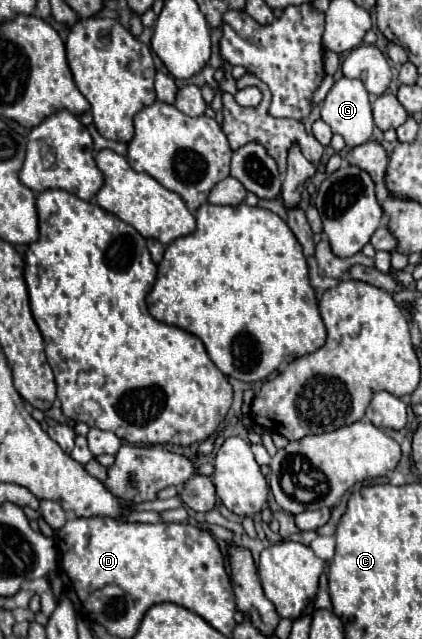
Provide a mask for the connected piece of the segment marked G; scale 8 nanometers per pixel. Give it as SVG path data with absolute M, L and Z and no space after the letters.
M340 78L322 102L322 120L354 148L370 140L374 130L368 92L360 80Z

